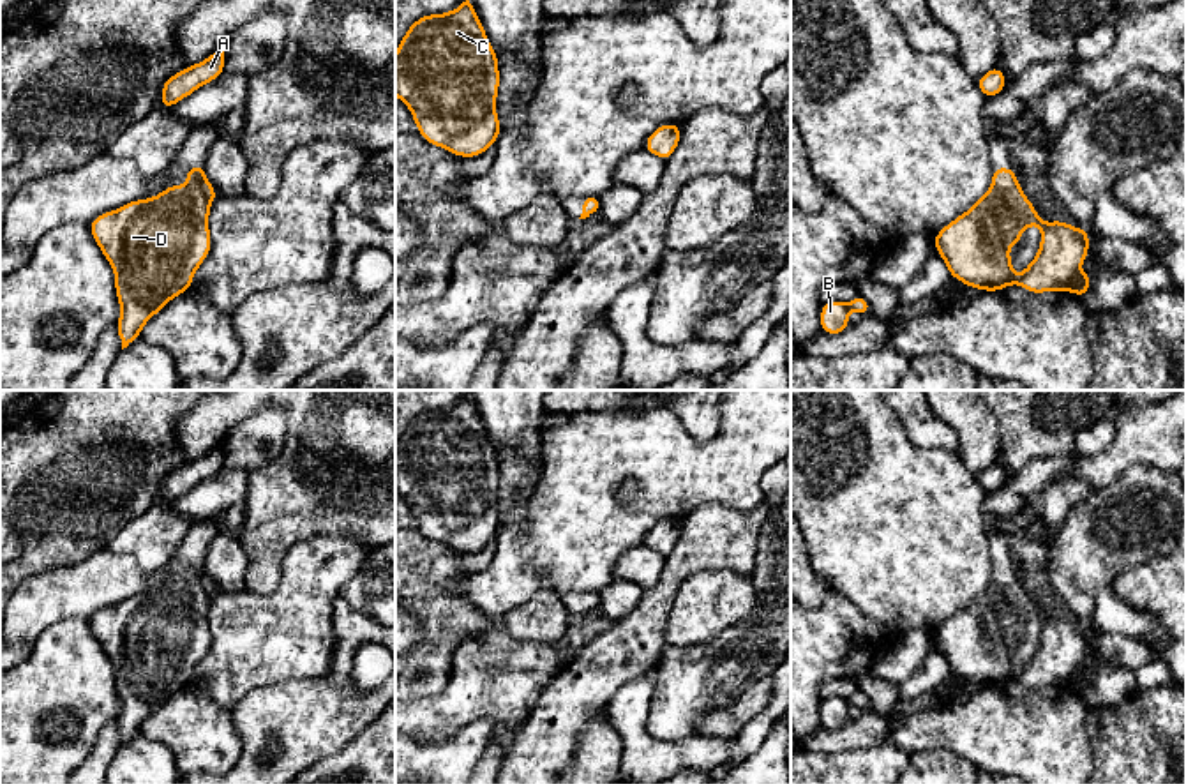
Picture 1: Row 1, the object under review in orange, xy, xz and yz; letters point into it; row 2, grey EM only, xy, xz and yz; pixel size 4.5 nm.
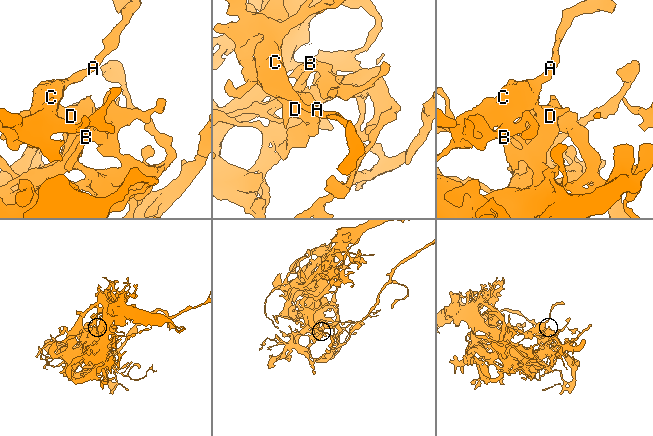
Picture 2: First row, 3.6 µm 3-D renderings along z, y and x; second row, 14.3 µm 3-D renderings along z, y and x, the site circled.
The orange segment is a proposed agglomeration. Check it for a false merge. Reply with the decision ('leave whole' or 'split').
leave whole

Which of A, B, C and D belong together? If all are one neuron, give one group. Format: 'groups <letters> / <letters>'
groups A B C D

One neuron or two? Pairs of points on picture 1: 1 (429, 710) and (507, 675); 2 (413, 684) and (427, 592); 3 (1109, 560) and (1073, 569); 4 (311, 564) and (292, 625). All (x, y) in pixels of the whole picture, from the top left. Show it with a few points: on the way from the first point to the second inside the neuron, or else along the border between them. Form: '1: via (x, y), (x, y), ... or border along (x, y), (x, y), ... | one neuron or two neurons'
1: via (449, 710), (487, 680) | one neuron
2: via (429, 661), (433, 655), (433, 615) | one neuron
3: via (1100, 560), (1082, 562) | one neuron
4: via (311, 580), (300, 610) | one neuron

